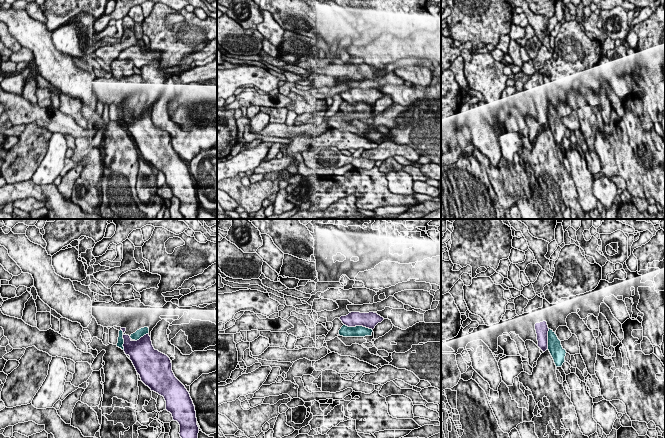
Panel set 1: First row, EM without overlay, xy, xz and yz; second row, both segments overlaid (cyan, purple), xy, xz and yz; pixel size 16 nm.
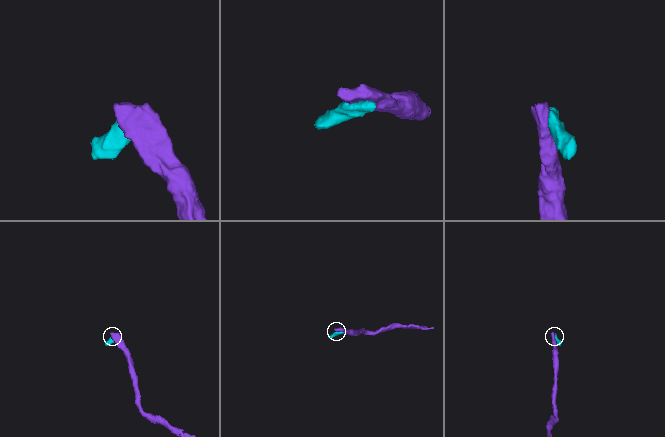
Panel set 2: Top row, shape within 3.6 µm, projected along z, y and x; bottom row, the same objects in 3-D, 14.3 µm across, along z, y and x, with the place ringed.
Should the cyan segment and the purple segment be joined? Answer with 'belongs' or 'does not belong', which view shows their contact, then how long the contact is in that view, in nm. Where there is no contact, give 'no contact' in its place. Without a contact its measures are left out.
does not belong; contact in yz; length 320 nm

